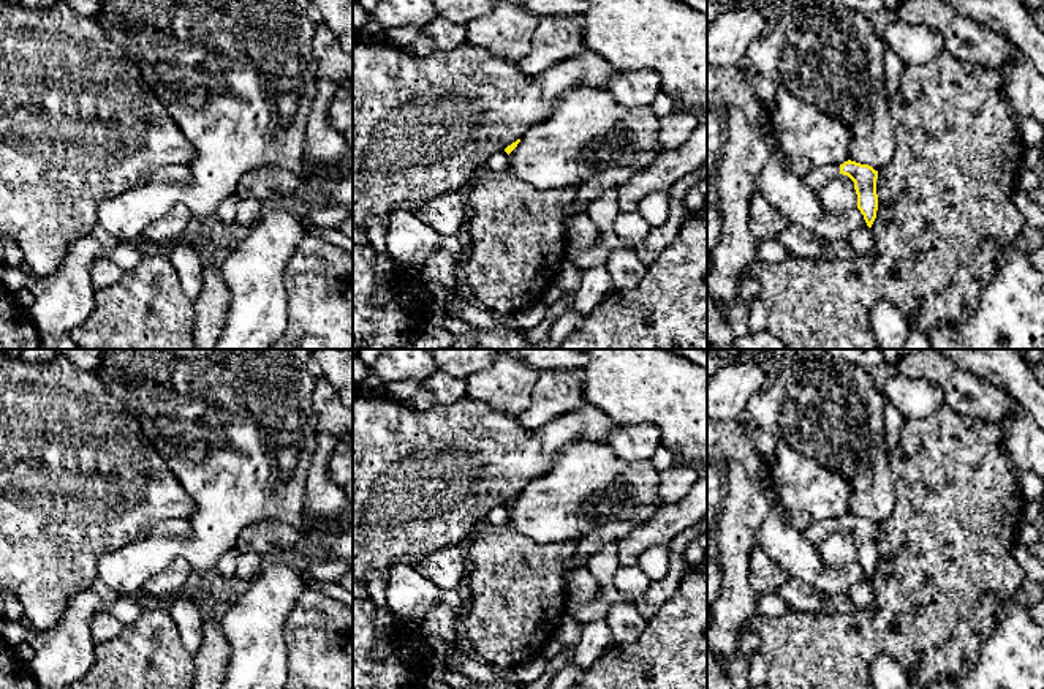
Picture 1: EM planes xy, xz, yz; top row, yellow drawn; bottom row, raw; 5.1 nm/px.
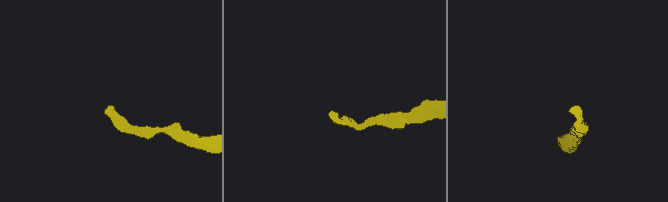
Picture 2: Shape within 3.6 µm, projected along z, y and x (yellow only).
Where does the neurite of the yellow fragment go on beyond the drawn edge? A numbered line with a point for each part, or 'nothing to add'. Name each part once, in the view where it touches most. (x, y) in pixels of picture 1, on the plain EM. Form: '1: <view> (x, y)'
1: yz (817, 533)

